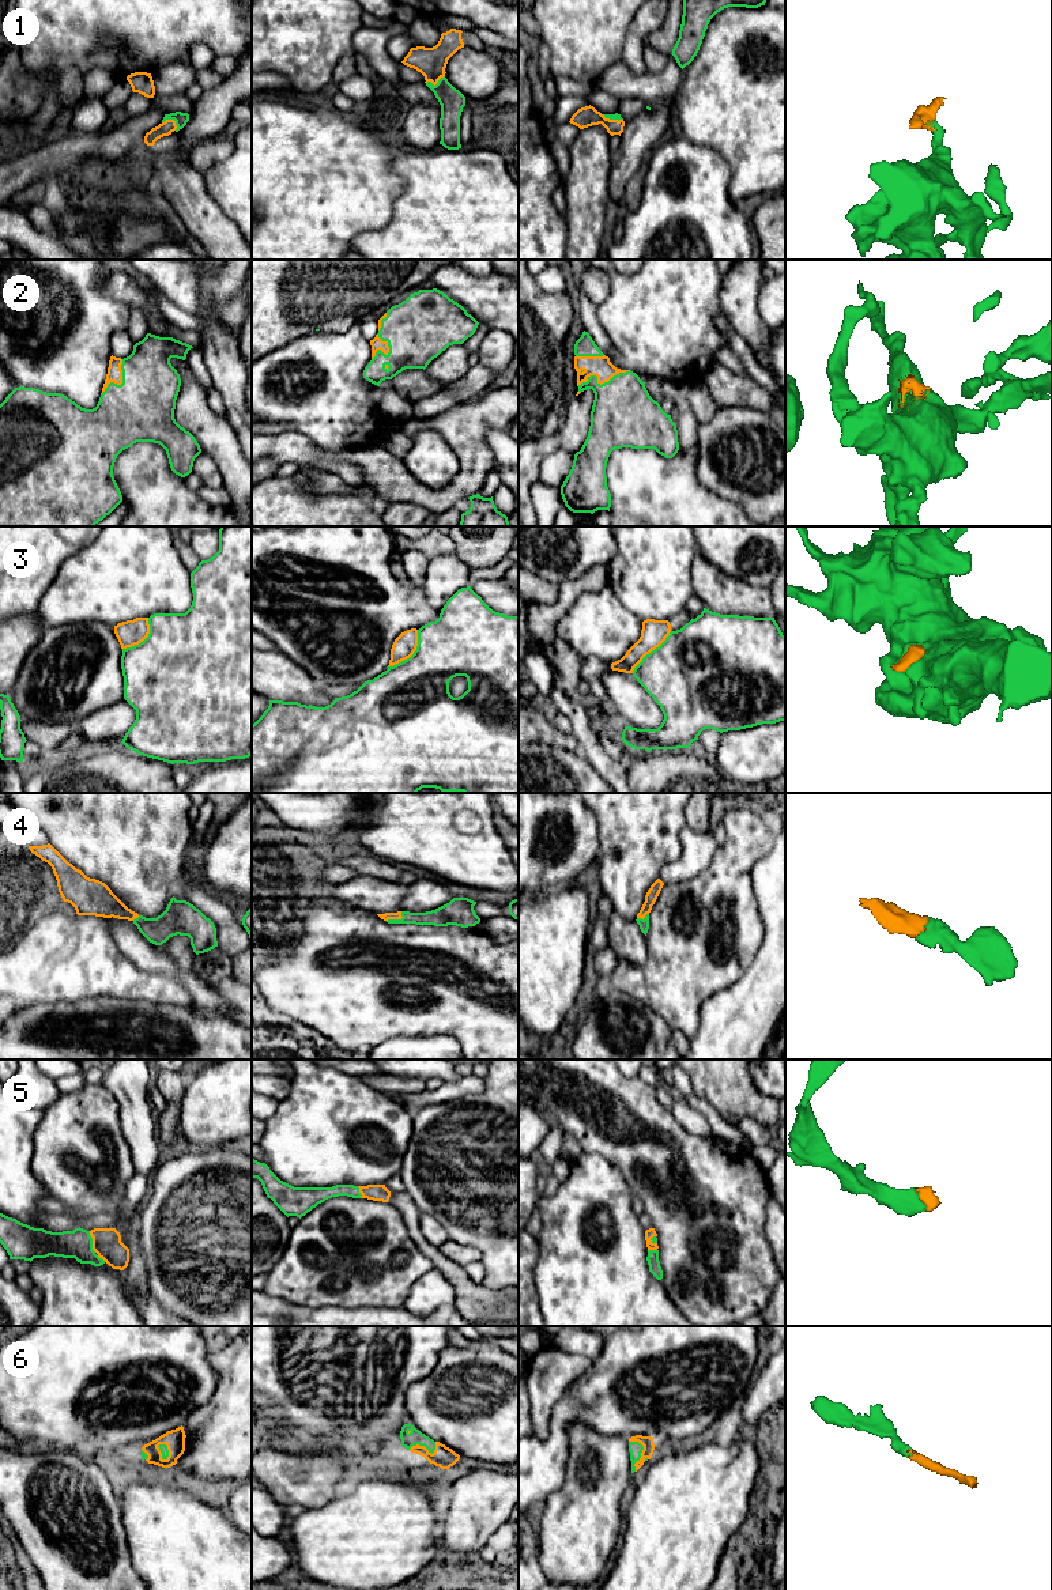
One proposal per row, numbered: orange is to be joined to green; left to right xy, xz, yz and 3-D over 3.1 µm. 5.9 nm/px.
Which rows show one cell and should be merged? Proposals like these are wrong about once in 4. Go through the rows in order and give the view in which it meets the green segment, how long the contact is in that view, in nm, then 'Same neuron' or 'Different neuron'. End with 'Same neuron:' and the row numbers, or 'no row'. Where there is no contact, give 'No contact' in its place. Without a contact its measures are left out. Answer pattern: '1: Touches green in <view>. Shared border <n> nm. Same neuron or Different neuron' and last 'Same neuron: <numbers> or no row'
1: Touches green in xy. Shared border 100 nm. Same neuron
2: Touches green in yz. Shared border 320 nm. Same neuron
3: Touches green in xz. Shared border 280 nm. Different neuron
4: Touches green in xz. Shared border 110 nm. Same neuron
5: Touches green in xy. Shared border 130 nm. Same neuron
6: Touches green in yz. Shared border 190 nm. Same neuron
Same neuron: 1, 2, 4, 5, 6

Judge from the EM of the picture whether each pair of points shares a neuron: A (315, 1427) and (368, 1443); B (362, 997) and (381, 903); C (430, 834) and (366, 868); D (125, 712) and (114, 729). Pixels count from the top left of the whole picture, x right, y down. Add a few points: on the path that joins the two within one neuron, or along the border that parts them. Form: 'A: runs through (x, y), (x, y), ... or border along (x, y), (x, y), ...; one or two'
A: runs through (328, 1427), (351, 1427), (354, 1430); one
B: border along (344, 906), (365, 909), (376, 914); two
C: border along (372, 854), (381, 860); two
D: runs through (121, 716), (114, 725); one

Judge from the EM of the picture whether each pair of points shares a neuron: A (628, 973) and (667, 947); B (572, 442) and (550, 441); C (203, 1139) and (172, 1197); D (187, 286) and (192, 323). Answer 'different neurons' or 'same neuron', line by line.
A: same neuron
B: different neurons
C: different neurons
D: different neurons

